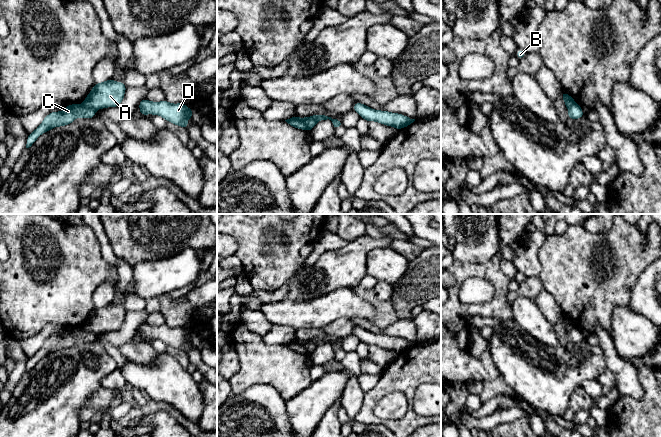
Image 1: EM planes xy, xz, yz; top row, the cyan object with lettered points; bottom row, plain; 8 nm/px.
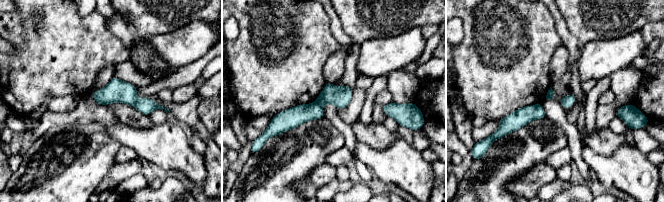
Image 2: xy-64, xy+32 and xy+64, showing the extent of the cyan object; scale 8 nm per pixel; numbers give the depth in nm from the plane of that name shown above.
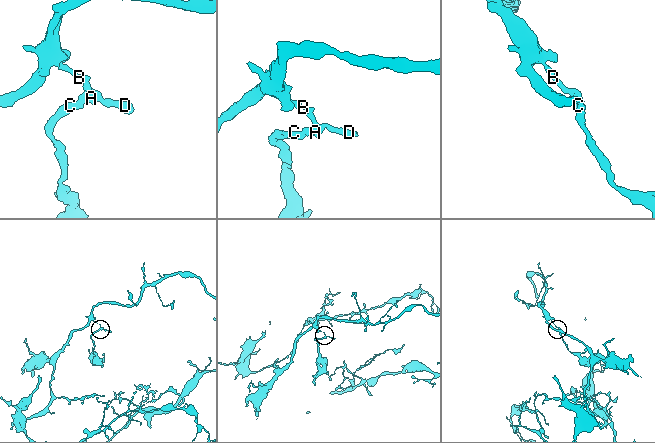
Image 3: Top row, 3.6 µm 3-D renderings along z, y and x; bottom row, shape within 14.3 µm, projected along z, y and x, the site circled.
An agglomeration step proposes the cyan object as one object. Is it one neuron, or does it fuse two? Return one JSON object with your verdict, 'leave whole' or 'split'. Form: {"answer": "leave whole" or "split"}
{"answer": "split"}

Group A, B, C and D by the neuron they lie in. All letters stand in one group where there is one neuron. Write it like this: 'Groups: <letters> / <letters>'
Groups: A B D / C

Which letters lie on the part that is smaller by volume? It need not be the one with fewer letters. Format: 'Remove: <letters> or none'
Remove: C

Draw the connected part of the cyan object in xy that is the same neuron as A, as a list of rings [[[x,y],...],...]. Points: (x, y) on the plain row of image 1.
[[[113,303],[96,307],[86,320],[83,328],[98,334],[108,331],[118,331],[124,322],[126,309]]]

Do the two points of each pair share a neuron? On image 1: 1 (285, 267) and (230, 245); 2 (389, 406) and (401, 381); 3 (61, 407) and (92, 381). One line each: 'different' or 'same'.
1: different
2: different
3: same

